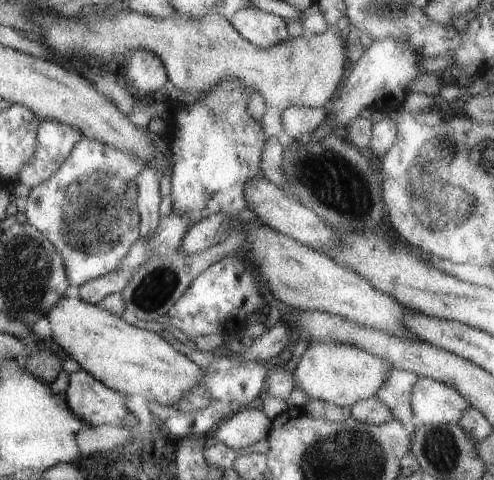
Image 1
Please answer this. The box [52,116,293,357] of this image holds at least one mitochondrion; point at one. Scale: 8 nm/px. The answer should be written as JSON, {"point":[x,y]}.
{"point":[94,210]}

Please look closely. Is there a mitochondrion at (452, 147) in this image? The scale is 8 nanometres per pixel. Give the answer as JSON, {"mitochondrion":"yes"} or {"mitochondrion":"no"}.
{"mitochondrion":"no"}

